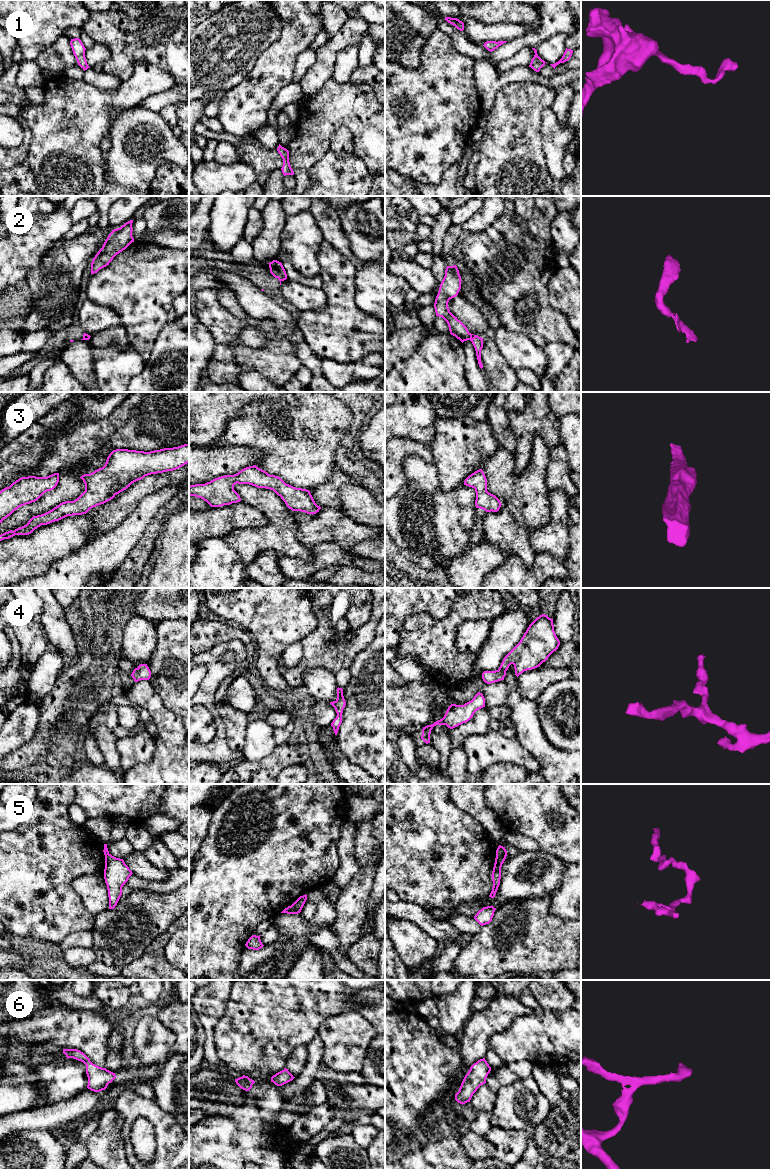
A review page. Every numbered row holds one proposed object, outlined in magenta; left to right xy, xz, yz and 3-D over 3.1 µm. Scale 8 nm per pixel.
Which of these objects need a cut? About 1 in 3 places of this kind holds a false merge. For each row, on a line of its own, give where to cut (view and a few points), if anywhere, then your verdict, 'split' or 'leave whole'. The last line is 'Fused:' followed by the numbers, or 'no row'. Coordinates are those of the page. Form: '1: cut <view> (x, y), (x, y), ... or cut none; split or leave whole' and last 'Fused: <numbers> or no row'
1: cut none; leave whole
2: cut yz (469, 333), (470, 339); split
3: cut none; leave whole
4: cut none; leave whole
5: cut none; leave whole
6: cut none; leave whole
Fused: 2

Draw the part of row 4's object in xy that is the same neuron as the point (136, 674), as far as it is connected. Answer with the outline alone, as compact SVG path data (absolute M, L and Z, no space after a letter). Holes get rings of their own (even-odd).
M140 664L133 670L131 676L135 682L138 682L140 680L149 680L151 677L151 671L147 664Z

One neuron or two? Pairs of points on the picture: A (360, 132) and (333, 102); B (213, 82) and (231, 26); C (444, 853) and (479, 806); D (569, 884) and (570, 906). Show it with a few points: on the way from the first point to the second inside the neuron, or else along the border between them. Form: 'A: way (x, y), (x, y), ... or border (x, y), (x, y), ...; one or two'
A: way (356, 125), (340, 109); one
B: way (213, 68), (213, 60), (227, 43), (227, 40); one
C: border (453, 802), (474, 817), (487, 834); two
D: way (570, 889), (570, 901); one

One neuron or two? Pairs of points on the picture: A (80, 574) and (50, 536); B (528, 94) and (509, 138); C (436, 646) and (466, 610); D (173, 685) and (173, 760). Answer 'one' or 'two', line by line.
A: two
B: one
C: one
D: two

